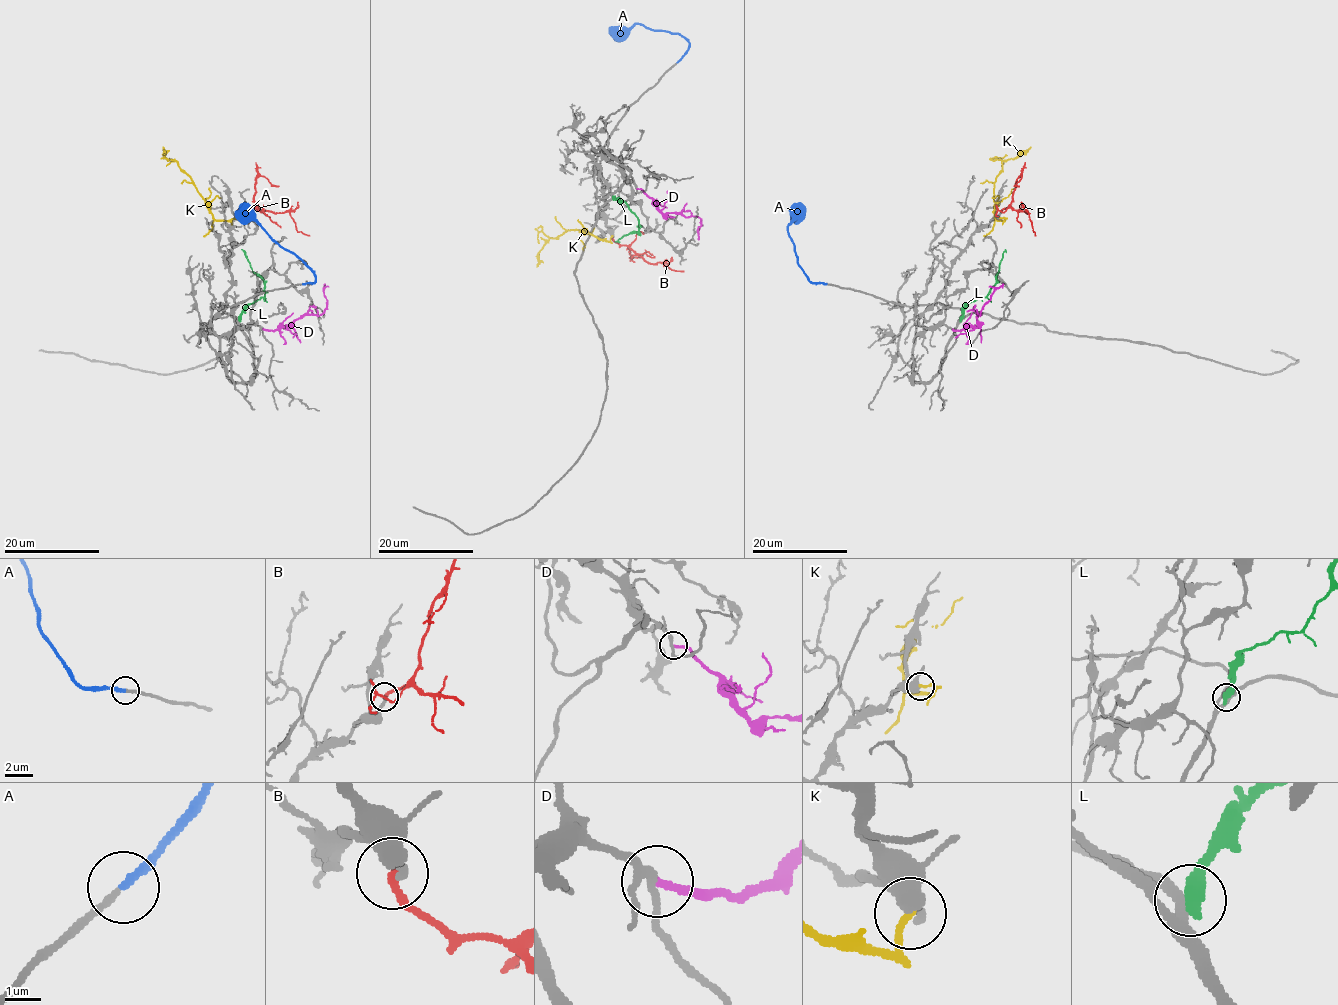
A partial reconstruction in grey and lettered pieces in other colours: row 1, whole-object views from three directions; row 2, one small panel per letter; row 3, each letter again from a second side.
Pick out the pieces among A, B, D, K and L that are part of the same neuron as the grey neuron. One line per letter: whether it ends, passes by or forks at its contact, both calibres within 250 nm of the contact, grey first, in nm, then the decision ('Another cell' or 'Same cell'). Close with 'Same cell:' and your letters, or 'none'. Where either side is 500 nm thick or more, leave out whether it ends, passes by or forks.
A: It ends there. Thickness 200 nm (grey) against 240 nm. Same cell
B: It ends there. Thickness 220 nm (grey) against 240 nm. Same cell
D: It ends there. Thickness 180 nm (grey) against 190 nm. Same cell
K: It ends there. Thickness 440 nm (grey) against 200 nm. Another cell
L: Thickness 240 nm (grey) against 500 nm. Another cell
Same cell: A, B, D

